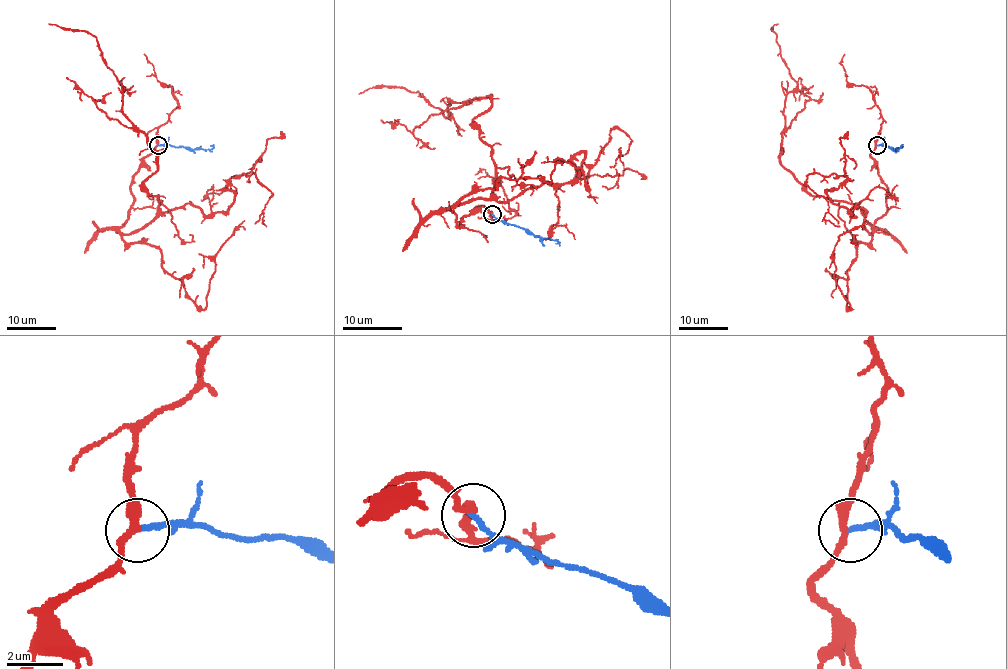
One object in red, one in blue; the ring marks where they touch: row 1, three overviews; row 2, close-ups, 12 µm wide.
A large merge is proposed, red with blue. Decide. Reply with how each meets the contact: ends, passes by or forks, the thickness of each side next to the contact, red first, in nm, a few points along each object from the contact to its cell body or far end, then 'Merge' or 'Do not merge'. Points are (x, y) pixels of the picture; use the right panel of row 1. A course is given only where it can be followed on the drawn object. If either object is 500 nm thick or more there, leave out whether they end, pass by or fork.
At the ring red passes by. At the ring blue ends. Thickness 300 nm (red) against 190 nm. Course of red: (876, 146), (887, 209), (870, 233), (859, 208), (814, 197), (780, 160), (797, 83), (778, 24). Course of blue: (876, 146), (898, 149), (903, 144). Merge

